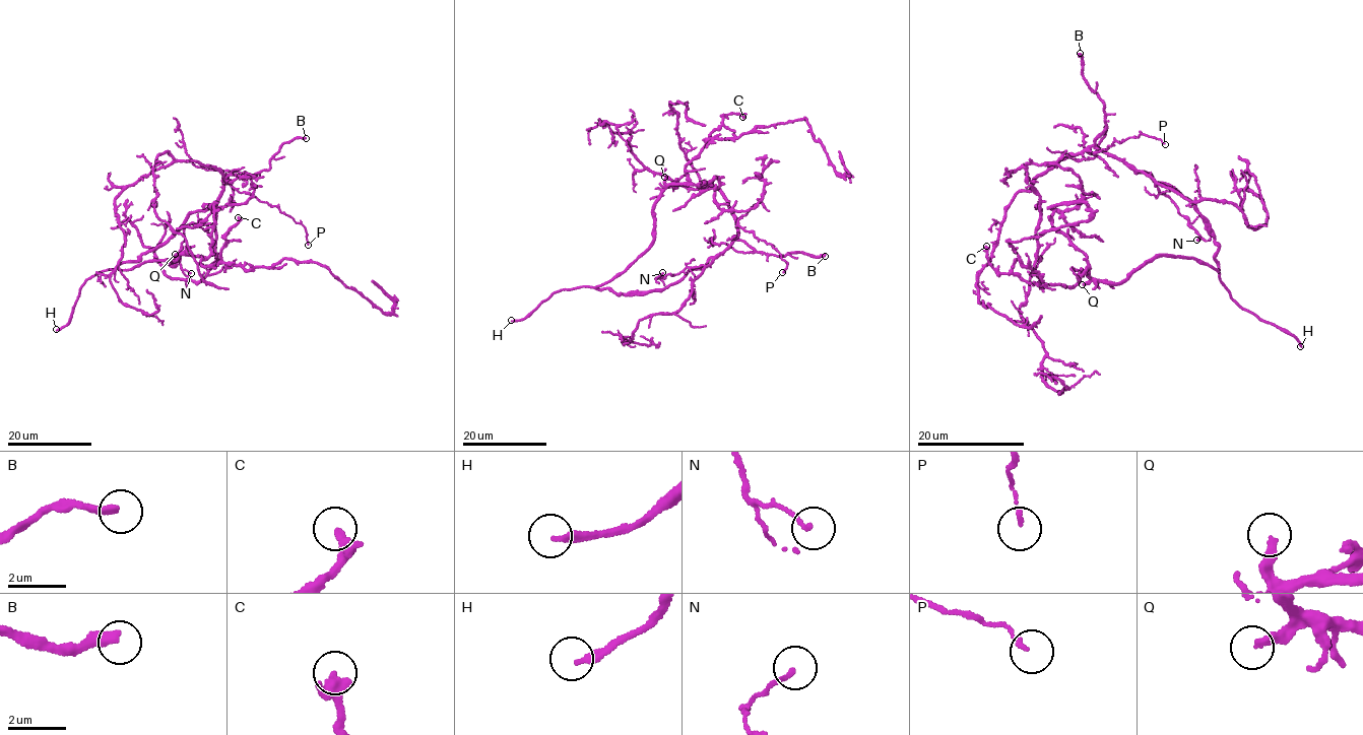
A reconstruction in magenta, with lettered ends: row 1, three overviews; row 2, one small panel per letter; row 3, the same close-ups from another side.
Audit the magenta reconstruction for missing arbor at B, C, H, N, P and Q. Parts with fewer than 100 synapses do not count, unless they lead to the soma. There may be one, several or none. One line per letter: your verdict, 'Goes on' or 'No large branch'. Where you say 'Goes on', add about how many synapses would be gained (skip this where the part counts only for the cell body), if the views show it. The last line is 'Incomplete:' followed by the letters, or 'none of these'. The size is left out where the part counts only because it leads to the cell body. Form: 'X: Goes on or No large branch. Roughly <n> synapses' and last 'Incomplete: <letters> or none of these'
B: Goes on
C: No large branch
H: Goes on. Roughly 250 synapses
N: No large branch
P: No large branch
Q: Goes on. Roughly 150 synapses
Incomplete: B, H, Q

